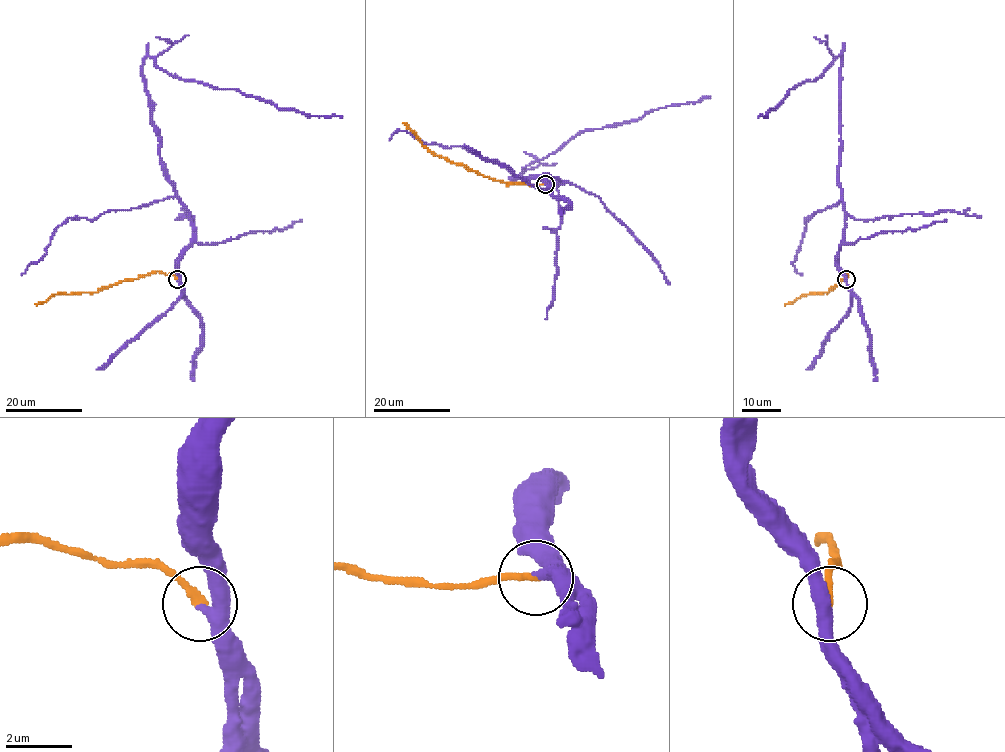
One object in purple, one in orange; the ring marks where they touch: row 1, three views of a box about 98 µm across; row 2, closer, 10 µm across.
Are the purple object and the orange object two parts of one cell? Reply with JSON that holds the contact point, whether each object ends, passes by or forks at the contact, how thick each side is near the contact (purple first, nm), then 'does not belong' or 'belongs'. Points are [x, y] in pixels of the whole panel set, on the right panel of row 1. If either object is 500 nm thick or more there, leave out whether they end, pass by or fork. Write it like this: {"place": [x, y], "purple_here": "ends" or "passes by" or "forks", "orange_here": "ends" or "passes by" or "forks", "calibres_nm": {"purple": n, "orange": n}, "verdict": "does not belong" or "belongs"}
{"place": [846, 279], "purple_here": "passes by", "orange_here": "ends", "calibres_nm": {"purple": 360, "orange": 240}, "verdict": "belongs"}

